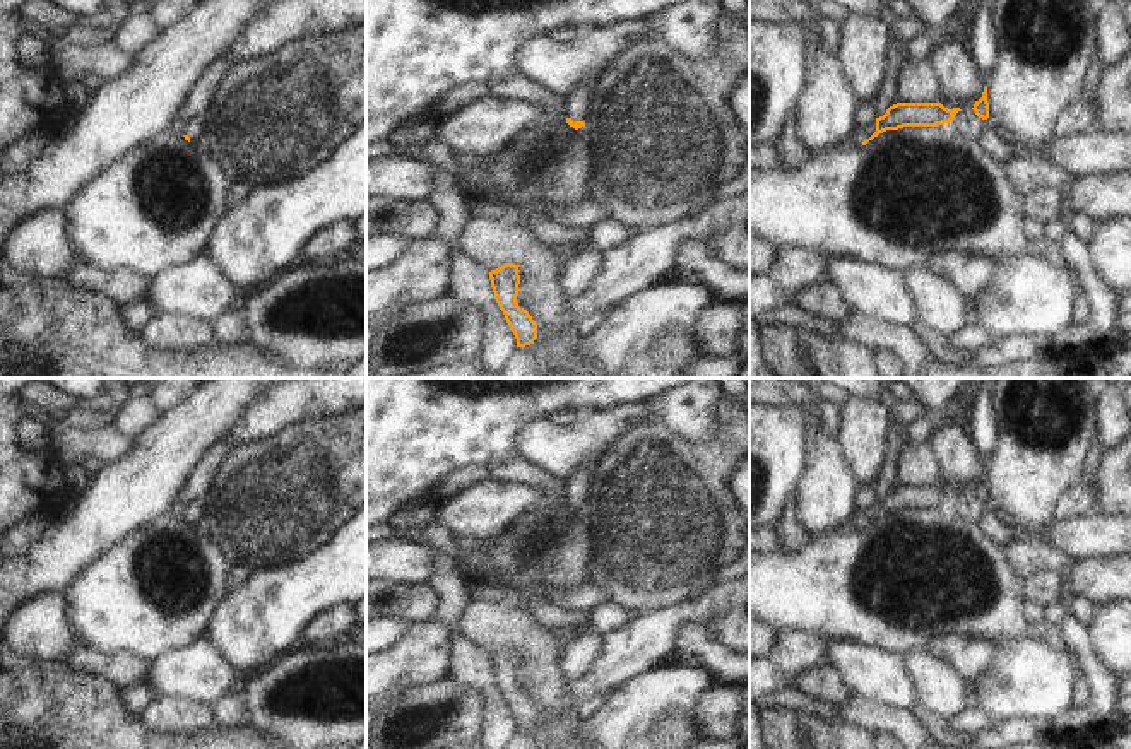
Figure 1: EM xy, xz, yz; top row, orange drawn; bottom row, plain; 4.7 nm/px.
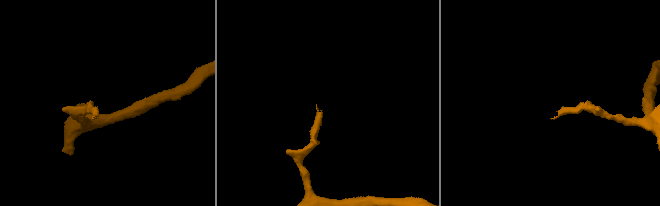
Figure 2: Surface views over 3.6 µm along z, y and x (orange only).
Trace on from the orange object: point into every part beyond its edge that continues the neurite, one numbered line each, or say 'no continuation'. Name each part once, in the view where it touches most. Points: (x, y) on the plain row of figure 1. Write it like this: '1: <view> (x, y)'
1: yz (861, 515)

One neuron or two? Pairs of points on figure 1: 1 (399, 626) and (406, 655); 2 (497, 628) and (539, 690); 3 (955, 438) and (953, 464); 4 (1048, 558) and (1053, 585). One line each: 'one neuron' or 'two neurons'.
1: two neurons
2: one neuron
3: one neuron
4: two neurons

